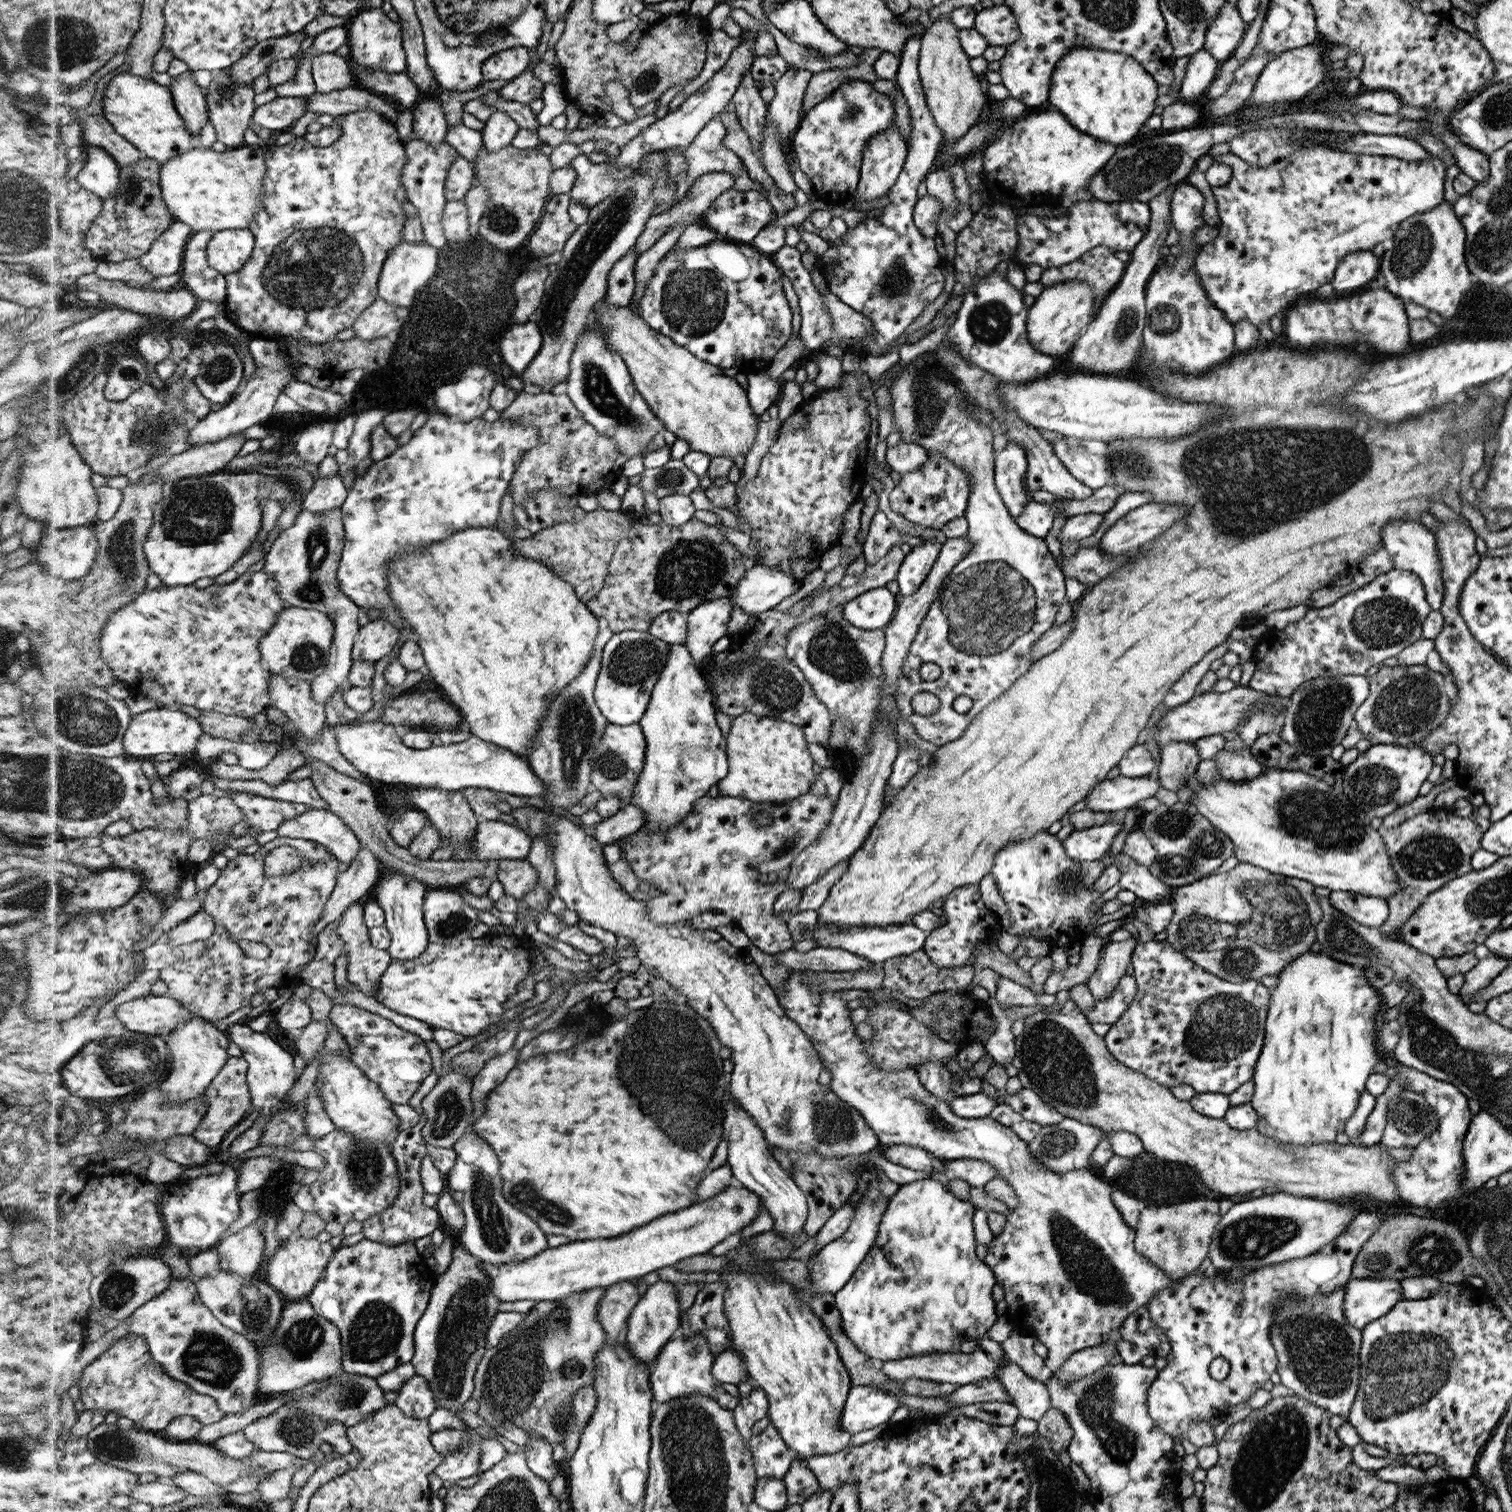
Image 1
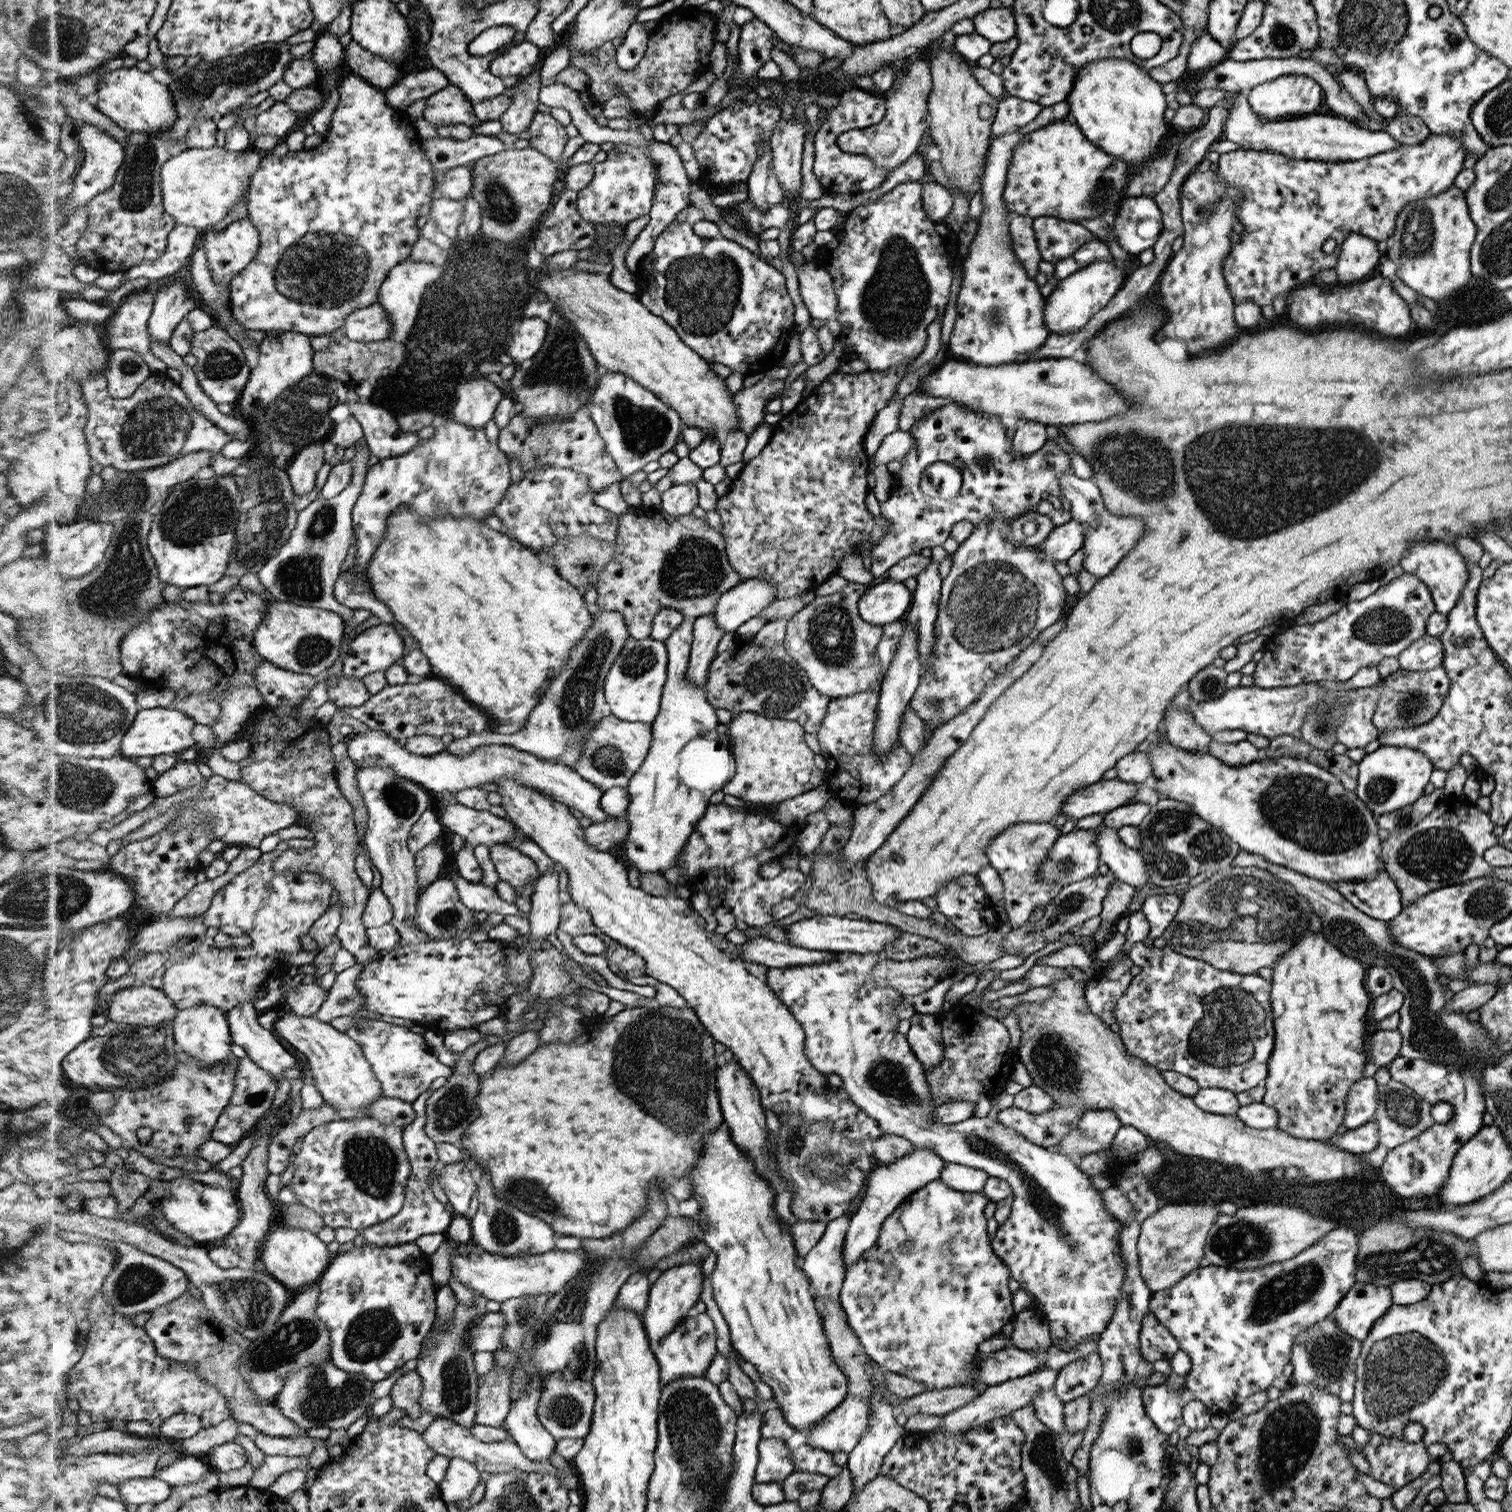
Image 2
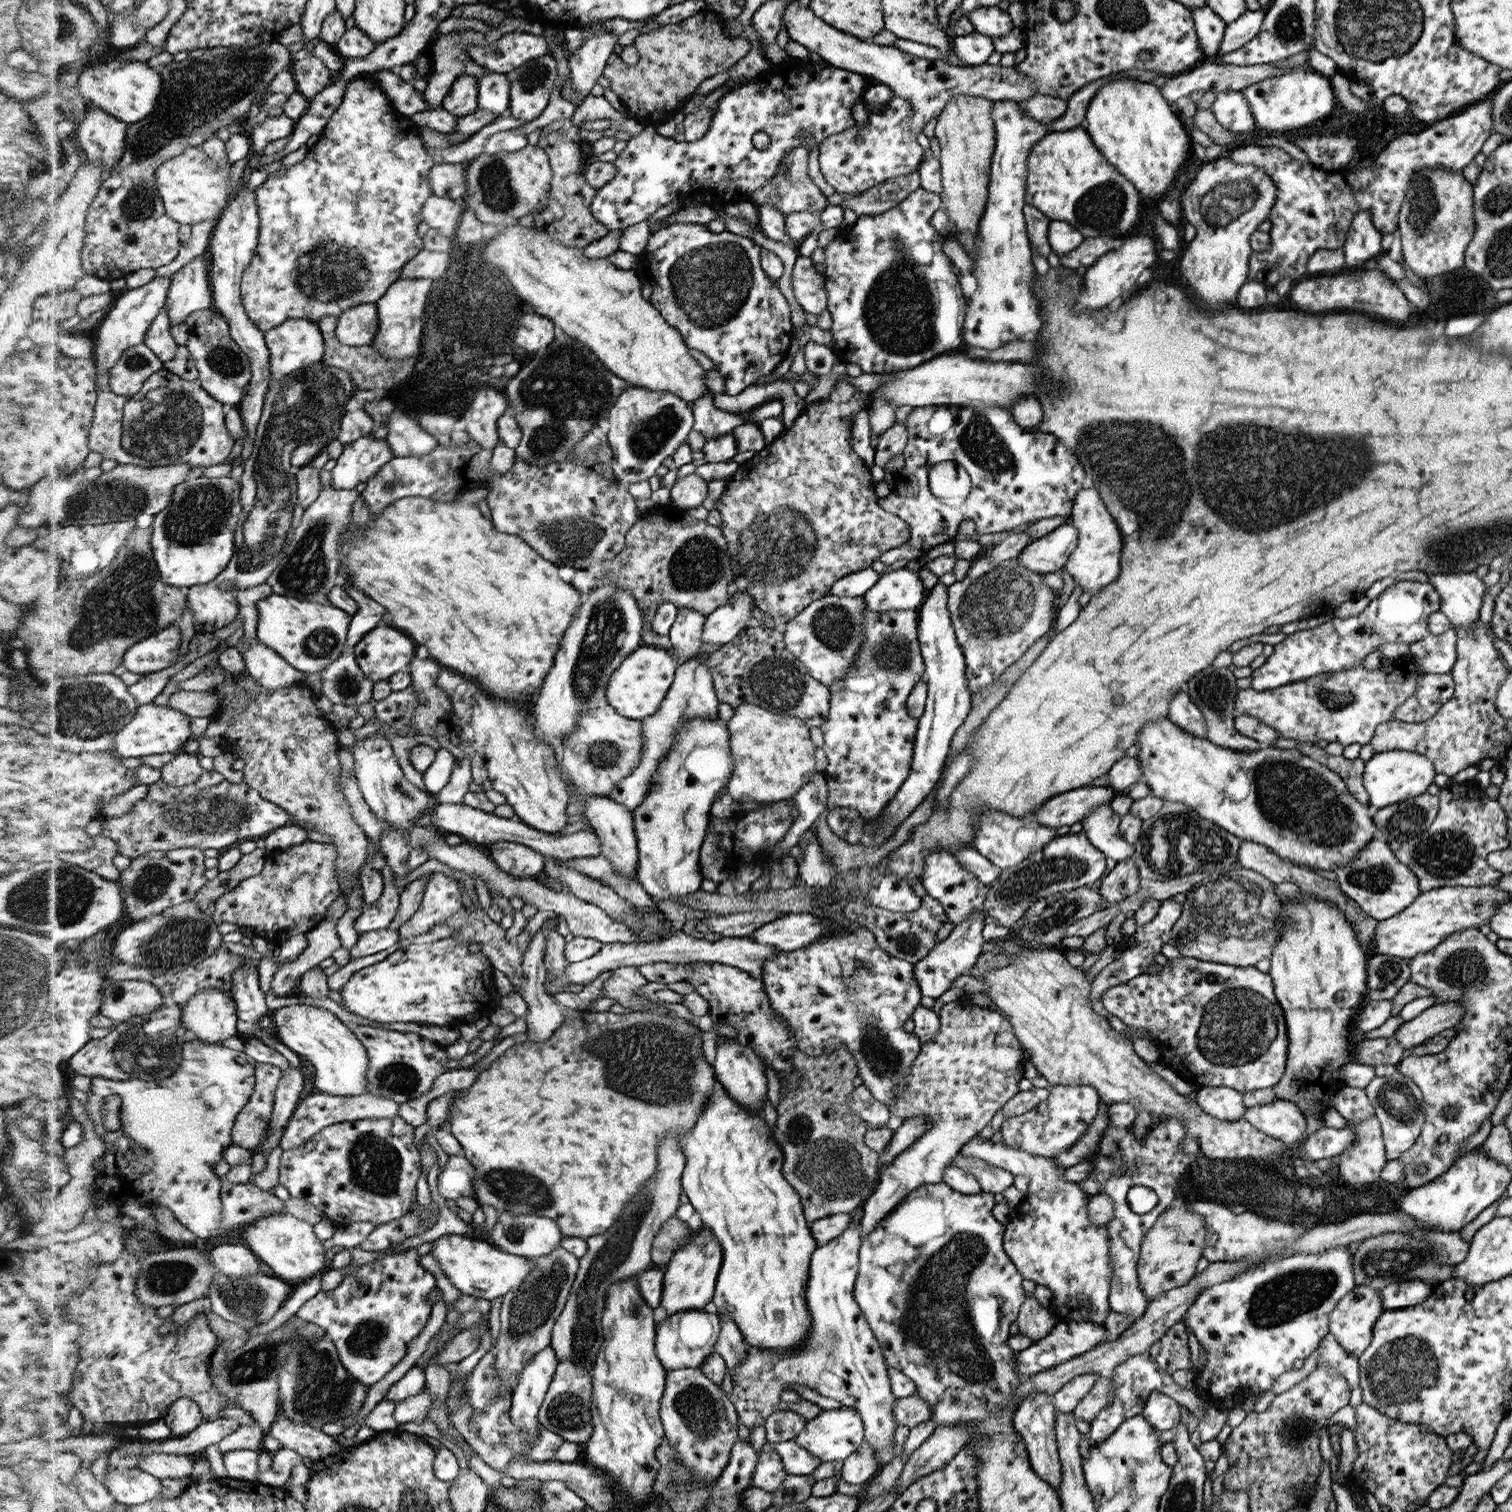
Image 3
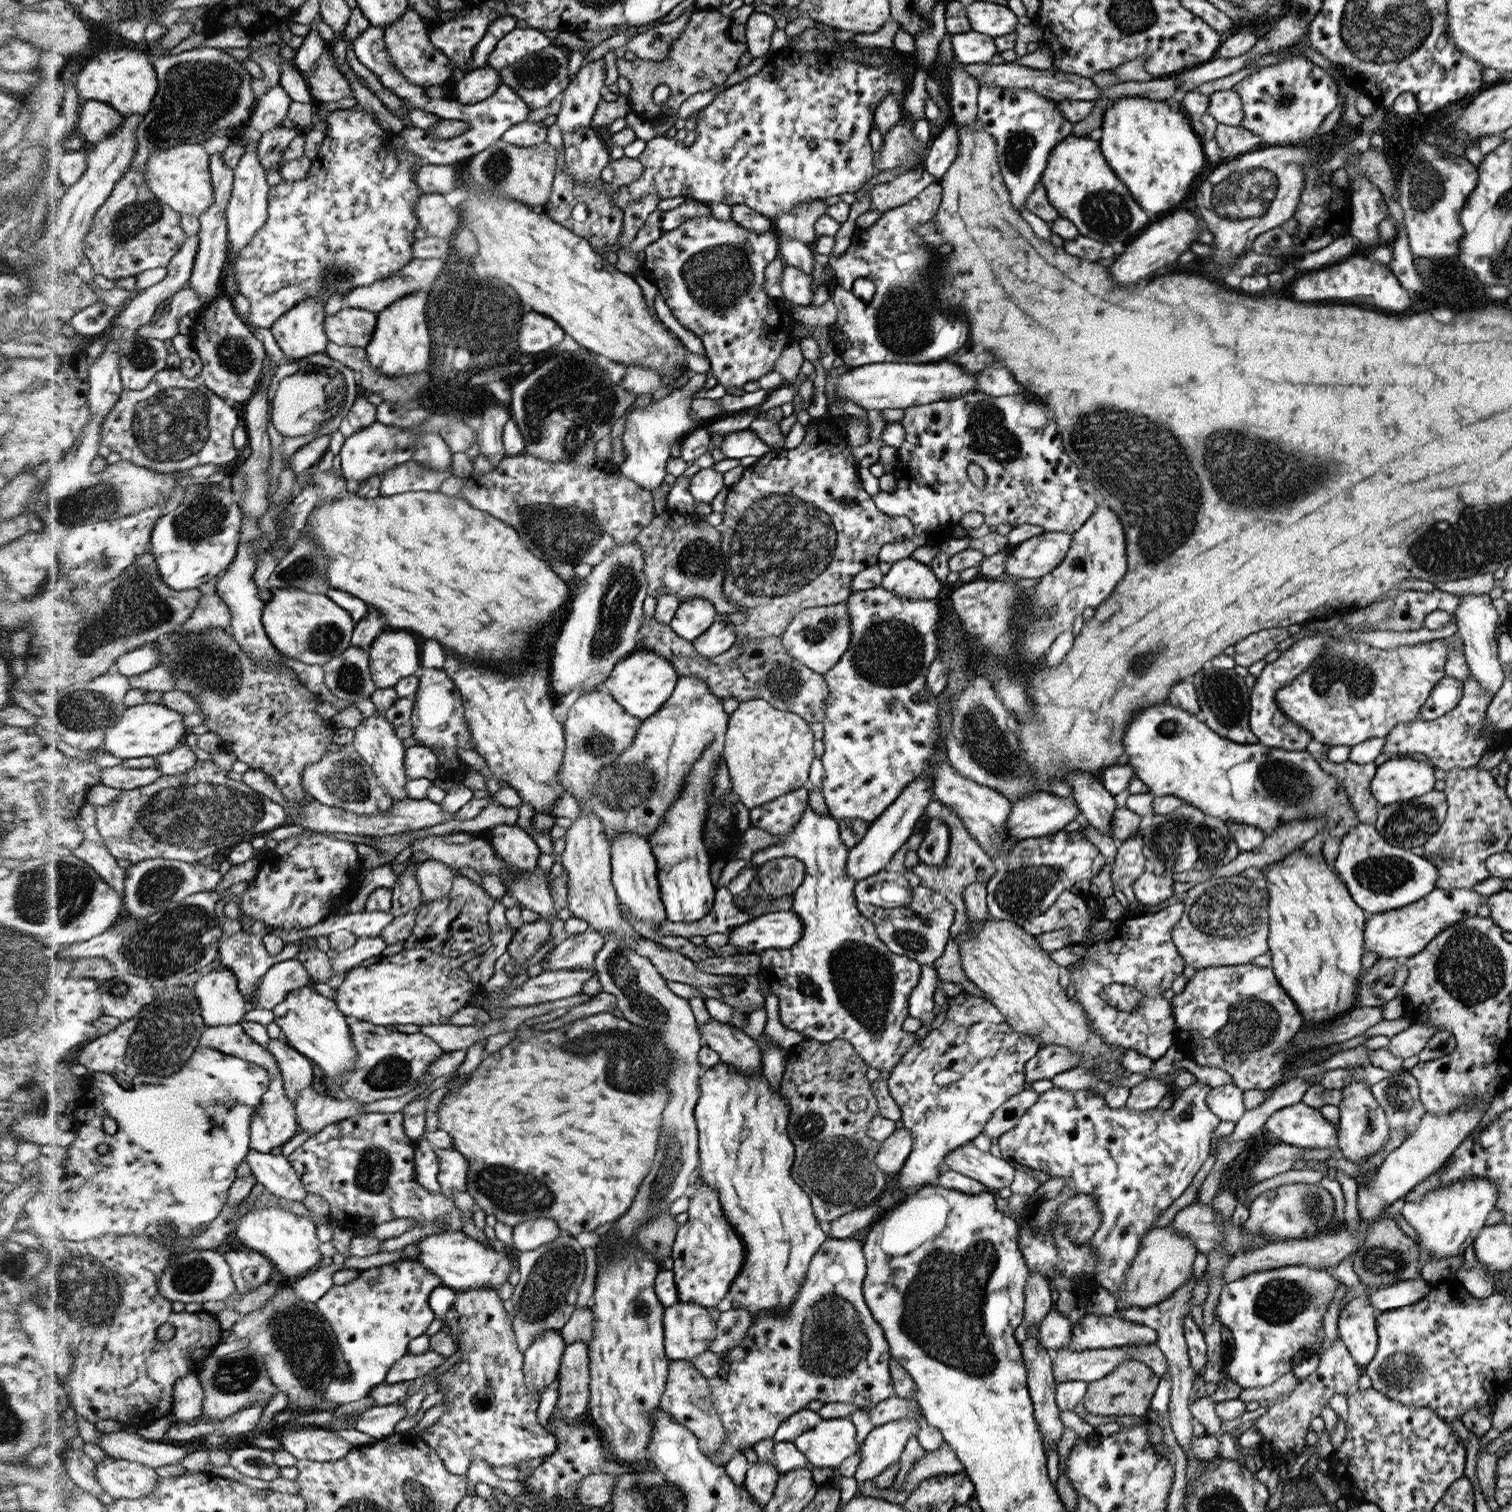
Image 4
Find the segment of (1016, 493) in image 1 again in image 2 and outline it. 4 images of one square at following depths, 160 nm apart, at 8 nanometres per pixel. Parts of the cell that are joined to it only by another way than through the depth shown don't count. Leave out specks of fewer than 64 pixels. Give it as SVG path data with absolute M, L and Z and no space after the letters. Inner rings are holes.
M1021 418L1012 421L1011 424L1016 426L1016 433L1013 437L1016 459L1028 457L1046 445L1048 428L1046 424Z

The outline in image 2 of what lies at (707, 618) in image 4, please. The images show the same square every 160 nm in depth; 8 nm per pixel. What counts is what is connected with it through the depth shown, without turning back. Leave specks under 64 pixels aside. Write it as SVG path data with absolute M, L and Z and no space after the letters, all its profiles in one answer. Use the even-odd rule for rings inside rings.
M688 618L665 642L667 680L659 714L651 724L654 738L643 766L627 786L631 797L624 815L629 822L629 833L622 848L640 873L660 875L675 866L684 845L706 814L710 796L730 782L736 768L727 726L720 724L710 700L687 677L693 642L694 624Z

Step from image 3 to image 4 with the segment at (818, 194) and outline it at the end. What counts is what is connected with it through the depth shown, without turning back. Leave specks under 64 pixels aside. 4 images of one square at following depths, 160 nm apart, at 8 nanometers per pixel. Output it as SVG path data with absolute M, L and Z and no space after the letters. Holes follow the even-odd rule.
M825 200L800 203L774 218L774 229L779 235L783 234L790 240L801 240L808 248L813 249L820 237L815 233L815 222L826 215L826 211Z

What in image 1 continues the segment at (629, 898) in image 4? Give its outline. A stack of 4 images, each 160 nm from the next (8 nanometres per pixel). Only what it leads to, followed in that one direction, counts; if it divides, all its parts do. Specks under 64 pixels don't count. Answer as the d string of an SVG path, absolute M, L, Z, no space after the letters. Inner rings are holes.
M354 720L350 724L338 724L338 726L331 726L331 728L336 735L337 749L340 750L342 756L345 756L356 770L374 780L394 786L435 788L447 791L486 788L498 792L508 792L514 796L543 796L545 793L544 783L537 774L534 774L526 757L518 756L478 737L471 735L457 737L448 745L432 745L430 748L418 750L407 747L394 727L379 720L373 722L356 722Z

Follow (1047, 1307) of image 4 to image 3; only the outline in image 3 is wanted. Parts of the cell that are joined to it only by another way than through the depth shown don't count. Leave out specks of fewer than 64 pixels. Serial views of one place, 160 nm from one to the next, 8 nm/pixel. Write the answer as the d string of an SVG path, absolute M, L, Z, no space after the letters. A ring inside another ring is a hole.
M1028 1296L1022 1304L1022 1310L1016 1324L1021 1335L1039 1341L1044 1338L1055 1325L1051 1309L1042 1307L1035 1297Z

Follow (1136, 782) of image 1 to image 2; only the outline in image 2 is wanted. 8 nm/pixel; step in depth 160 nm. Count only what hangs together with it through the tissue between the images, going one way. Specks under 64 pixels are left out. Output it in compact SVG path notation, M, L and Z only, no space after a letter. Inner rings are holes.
M1118 778L1102 780L1074 792L1061 808L1061 814L1078 820L1091 814L1108 812L1136 801L1138 784Z

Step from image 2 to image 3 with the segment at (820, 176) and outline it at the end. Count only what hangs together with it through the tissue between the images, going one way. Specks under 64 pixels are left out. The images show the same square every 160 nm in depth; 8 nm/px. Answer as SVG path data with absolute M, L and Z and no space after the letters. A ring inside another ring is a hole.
M893 95L882 112L869 110L867 125L858 125L856 122L856 125L825 138L818 150L819 166L826 182L840 194L855 194L895 176L916 172L924 159L916 134L909 130L910 118L912 105L906 98Z

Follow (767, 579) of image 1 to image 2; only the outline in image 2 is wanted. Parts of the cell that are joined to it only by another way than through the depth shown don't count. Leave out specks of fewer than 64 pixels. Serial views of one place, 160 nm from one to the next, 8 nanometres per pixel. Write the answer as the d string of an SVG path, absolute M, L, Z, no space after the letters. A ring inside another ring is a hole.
M752 577L726 592L712 614L725 632L736 632L744 622L760 614L776 597L776 586L762 577Z

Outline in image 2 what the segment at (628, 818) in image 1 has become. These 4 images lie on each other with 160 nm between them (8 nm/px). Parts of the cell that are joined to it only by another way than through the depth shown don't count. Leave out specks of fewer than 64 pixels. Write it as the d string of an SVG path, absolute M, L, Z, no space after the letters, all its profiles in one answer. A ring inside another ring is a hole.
M625 815L617 819L595 822L585 829L585 840L601 851L614 851L620 842L628 836L629 822Z

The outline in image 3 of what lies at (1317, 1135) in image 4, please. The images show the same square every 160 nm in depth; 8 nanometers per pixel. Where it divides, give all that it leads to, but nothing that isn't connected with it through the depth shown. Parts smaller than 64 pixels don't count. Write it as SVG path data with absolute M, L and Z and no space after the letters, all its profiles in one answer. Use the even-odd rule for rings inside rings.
M1278 1098L1271 1103L1245 1110L1246 1119L1254 1128L1292 1146L1306 1132L1306 1118L1293 1103Z

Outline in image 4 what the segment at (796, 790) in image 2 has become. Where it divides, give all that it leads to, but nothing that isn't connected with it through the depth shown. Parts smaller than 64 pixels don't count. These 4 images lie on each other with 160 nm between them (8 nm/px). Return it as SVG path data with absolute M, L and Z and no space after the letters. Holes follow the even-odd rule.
M752 699L741 702L730 716L730 724L721 741L724 745L724 760L732 782L731 792L748 809L770 803L779 796L806 786L809 780L810 766L814 760L814 734L808 721L794 712L782 711L766 700Z

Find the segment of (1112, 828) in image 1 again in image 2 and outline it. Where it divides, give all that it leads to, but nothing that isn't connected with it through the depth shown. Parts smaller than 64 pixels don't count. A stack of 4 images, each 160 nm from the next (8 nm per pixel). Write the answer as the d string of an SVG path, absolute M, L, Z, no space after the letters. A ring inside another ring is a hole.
M1103 826L1095 829L1075 829L1061 833L1049 858L1041 864L1039 875L1043 882L1072 884L1098 875L1099 845L1097 836Z

